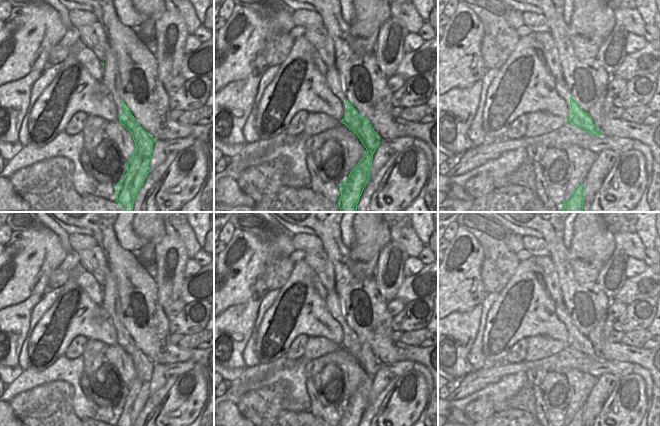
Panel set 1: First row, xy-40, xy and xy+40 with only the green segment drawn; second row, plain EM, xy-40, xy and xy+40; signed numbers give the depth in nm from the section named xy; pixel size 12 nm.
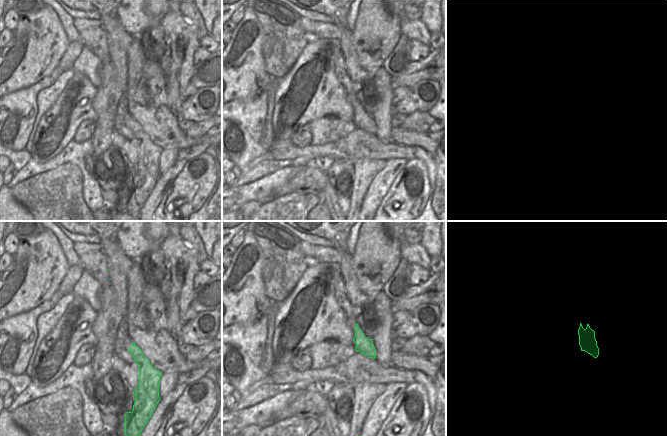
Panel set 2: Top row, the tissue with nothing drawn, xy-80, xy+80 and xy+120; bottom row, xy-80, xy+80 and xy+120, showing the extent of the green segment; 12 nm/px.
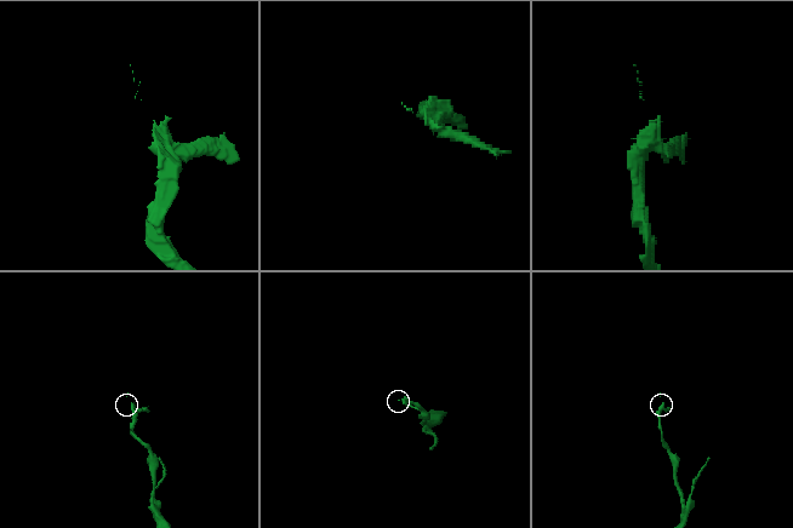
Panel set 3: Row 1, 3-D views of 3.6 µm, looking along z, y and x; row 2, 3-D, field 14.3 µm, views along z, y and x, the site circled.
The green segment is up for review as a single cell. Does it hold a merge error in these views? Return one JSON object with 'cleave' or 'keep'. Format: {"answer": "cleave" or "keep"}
{"answer": "cleave"}

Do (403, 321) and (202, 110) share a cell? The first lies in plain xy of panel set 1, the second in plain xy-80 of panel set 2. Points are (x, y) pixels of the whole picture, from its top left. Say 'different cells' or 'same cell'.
same cell

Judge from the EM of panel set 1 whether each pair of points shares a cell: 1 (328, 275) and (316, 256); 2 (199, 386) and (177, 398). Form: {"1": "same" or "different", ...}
{"1": "same", "2": "same"}

